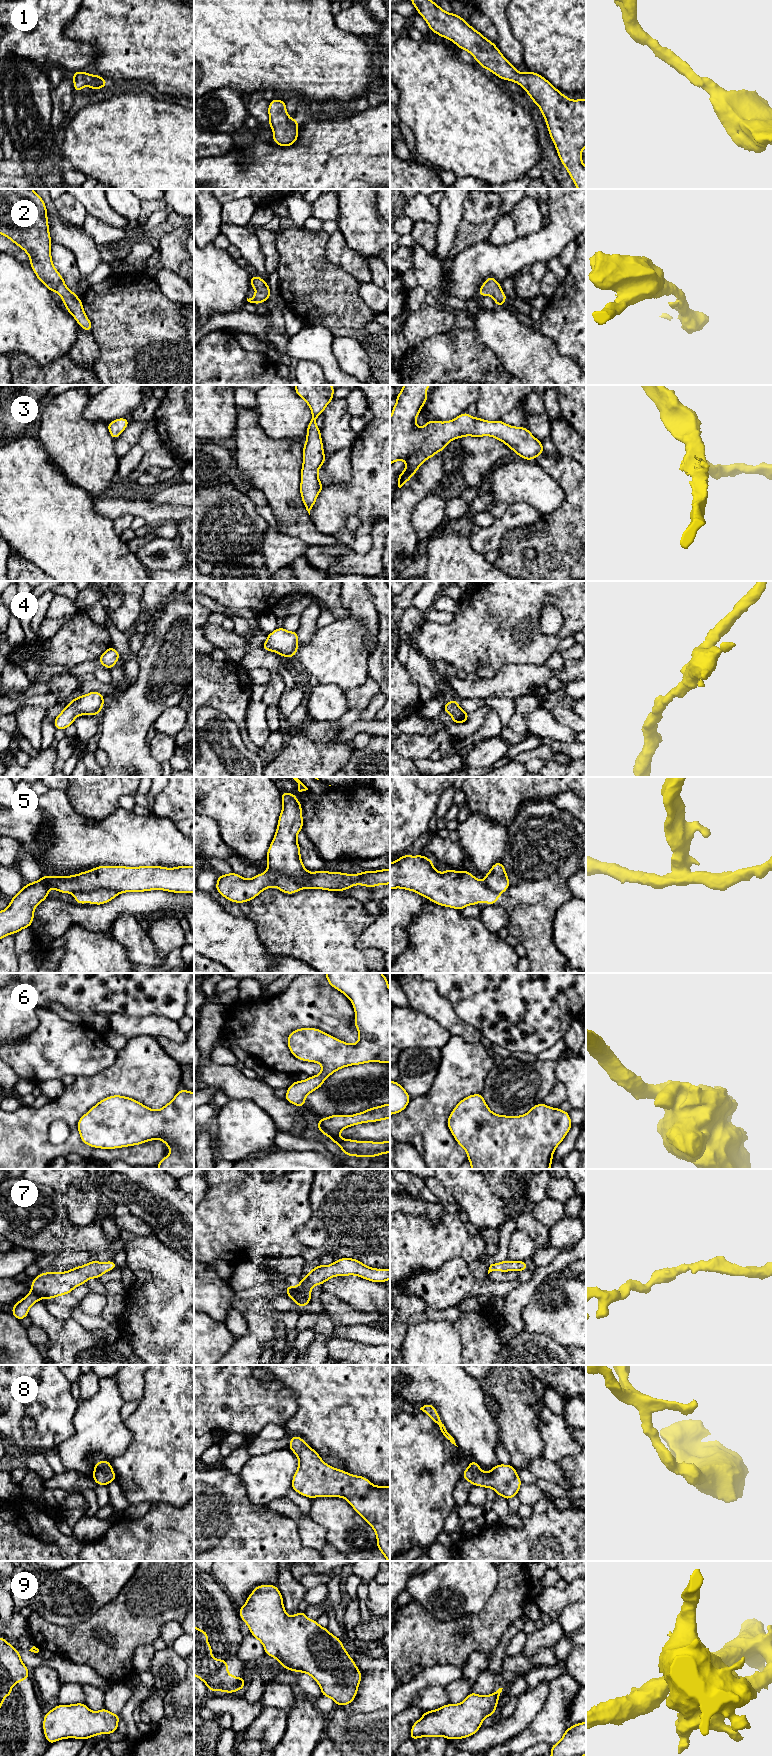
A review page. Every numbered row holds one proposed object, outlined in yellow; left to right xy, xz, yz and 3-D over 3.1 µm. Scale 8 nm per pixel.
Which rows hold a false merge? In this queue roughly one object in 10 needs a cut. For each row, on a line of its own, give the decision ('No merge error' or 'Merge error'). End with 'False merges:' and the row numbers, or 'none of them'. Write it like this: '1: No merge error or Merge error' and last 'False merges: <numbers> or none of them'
1: No merge error
2: No merge error
3: No merge error
4: No merge error
5: Merge error
6: No merge error
7: No merge error
8: No merge error
9: No merge error
False merges: 5

